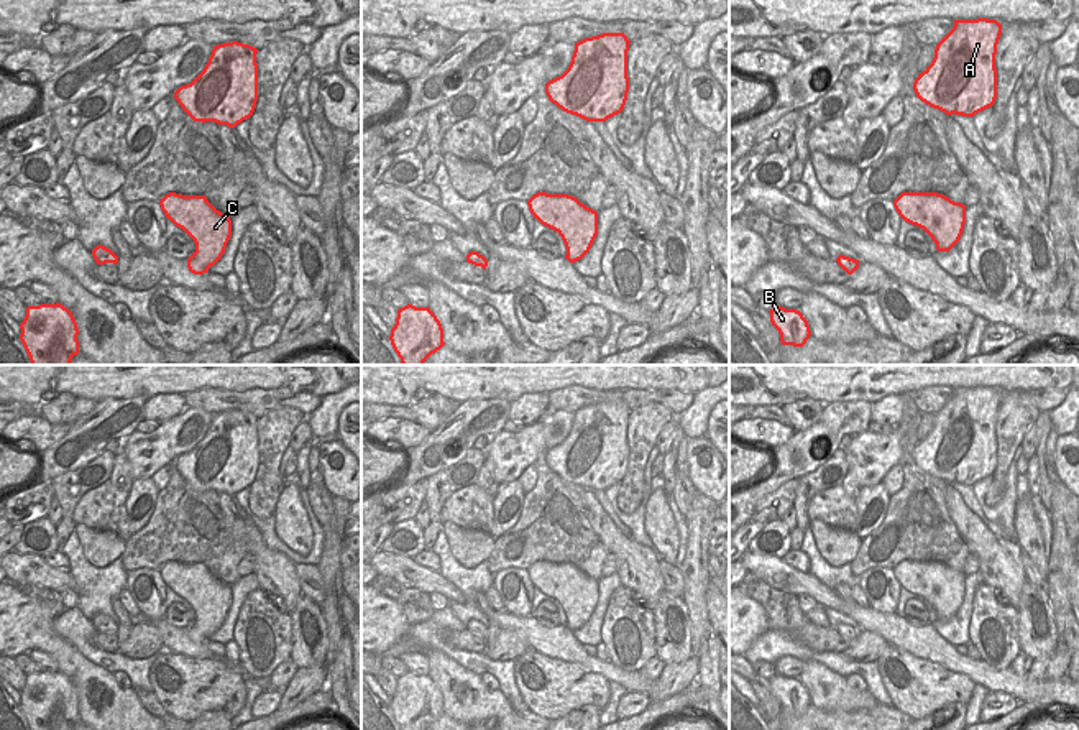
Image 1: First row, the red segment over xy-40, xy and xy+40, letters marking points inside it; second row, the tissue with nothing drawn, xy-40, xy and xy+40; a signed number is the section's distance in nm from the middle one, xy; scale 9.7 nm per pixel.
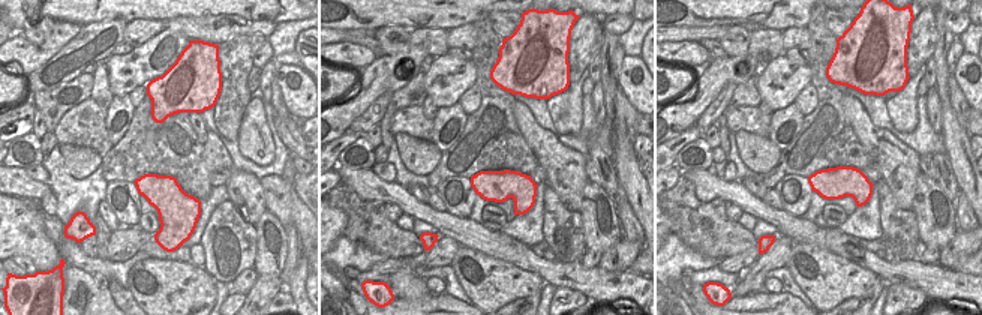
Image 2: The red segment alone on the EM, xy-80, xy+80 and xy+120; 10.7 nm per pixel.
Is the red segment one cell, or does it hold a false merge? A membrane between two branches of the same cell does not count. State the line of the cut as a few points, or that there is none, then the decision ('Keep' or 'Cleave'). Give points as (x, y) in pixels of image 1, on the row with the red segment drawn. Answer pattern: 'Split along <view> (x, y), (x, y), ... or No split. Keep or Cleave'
No split. Keep

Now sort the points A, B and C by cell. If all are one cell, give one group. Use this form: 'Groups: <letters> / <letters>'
Groups: A B C

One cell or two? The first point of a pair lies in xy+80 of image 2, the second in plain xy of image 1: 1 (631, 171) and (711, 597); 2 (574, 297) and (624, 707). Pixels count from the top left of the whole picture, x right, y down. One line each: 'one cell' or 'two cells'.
1: one cell
2: one cell

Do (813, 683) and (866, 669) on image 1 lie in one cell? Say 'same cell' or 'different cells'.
different cells

